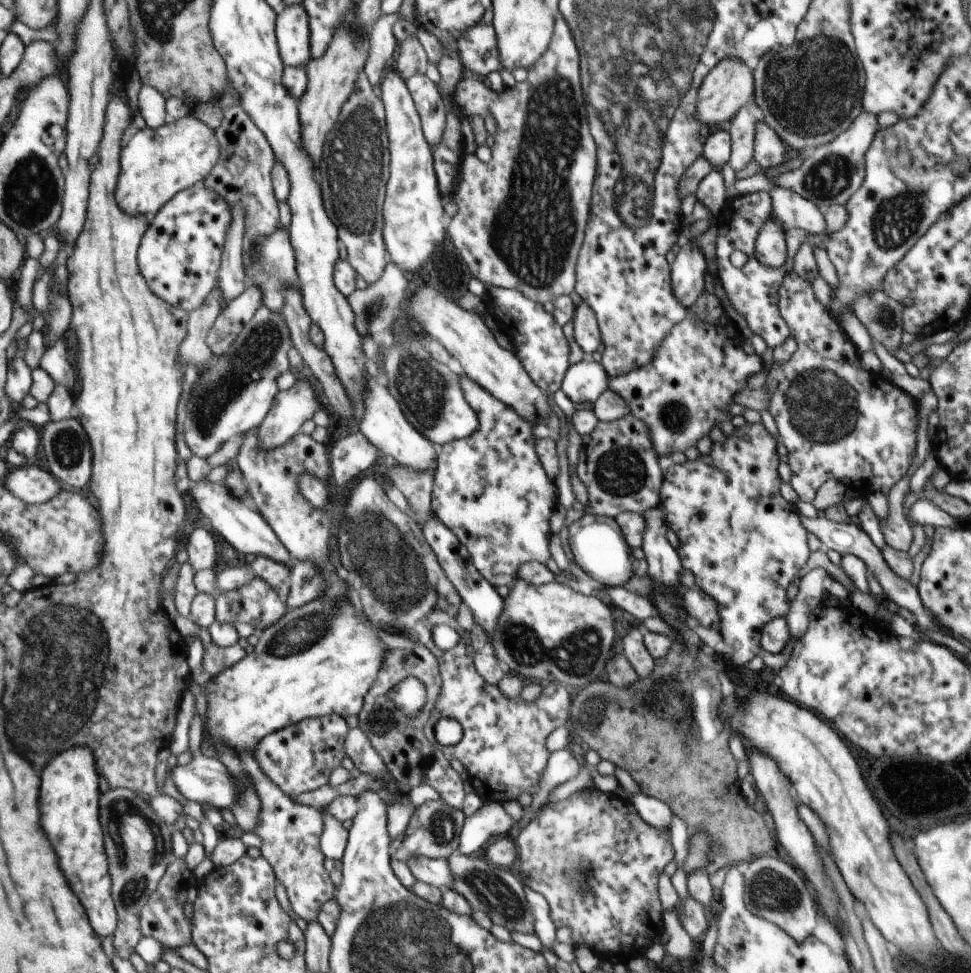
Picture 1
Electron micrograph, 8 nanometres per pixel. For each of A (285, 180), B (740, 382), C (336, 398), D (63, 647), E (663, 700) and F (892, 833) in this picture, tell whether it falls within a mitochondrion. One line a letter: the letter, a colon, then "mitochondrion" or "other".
A: other
B: other
C: other
D: mitochondrion
E: mitochondrion
F: other

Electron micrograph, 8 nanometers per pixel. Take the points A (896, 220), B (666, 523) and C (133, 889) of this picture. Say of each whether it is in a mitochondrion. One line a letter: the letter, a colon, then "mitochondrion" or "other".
A: mitochondrion
B: other
C: mitochondrion

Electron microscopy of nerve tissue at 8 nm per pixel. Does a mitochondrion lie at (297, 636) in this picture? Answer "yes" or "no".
yes

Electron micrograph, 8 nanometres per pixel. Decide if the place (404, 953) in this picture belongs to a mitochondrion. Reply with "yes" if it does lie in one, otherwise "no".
yes

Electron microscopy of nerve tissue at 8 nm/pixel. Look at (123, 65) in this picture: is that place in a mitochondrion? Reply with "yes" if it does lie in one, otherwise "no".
no

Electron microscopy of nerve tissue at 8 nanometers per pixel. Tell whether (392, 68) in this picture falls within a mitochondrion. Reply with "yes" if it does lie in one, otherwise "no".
no

